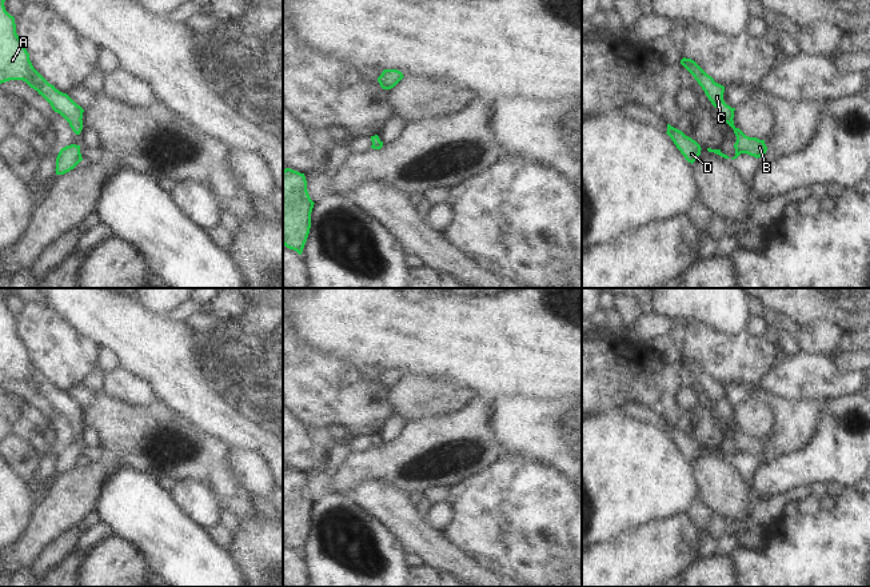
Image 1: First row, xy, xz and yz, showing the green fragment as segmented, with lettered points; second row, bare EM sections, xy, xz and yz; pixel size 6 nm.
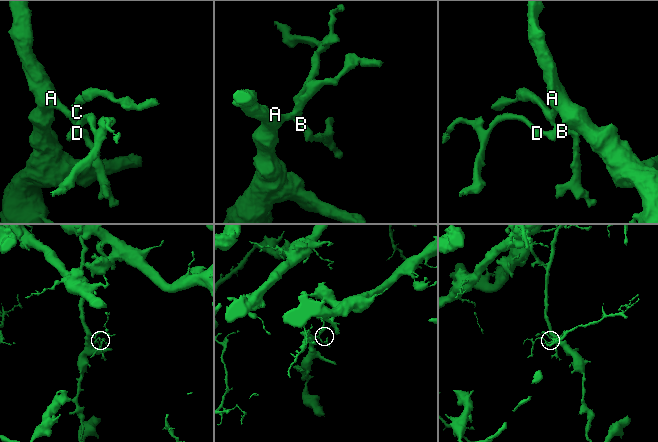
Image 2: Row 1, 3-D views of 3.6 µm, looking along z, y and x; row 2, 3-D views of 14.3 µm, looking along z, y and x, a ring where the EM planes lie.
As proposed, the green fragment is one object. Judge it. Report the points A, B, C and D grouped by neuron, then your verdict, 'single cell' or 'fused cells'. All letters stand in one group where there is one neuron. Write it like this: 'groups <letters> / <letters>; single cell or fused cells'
groups A B C D; single cell

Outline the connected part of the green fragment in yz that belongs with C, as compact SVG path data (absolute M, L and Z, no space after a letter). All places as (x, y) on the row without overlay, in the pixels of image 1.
M683 356L681 359L681 363L694 375L694 378L698 380L698 383L702 386L706 395L711 400L711 403L718 408L718 418L721 418L723 422L727 422L734 428L737 440L734 443L735 455L731 458L737 458L741 452L747 452L757 458L763 455L767 450L765 439L749 436L734 424L733 418L735 407L731 407L725 402L725 386L715 382L714 378L709 375L694 359Z

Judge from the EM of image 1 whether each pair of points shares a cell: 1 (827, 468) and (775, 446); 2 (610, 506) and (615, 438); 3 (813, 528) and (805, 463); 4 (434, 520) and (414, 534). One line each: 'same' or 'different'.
1: different
2: same
3: different
4: different

